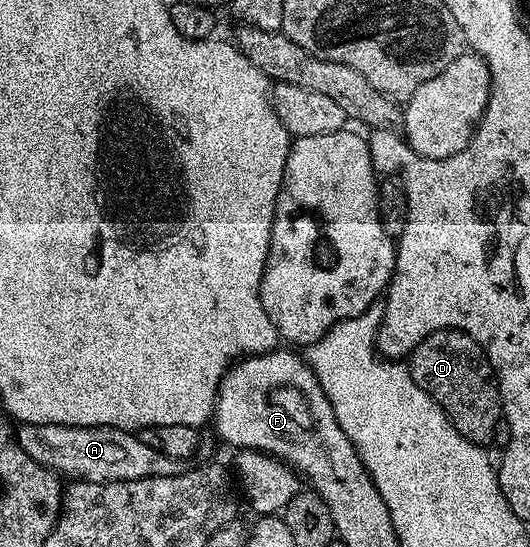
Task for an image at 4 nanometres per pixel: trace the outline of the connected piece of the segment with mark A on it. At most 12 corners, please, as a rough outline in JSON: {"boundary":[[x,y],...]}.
{"boundary":[[21,423],[16,441],[55,473],[116,483],[181,473],[137,433]]}

